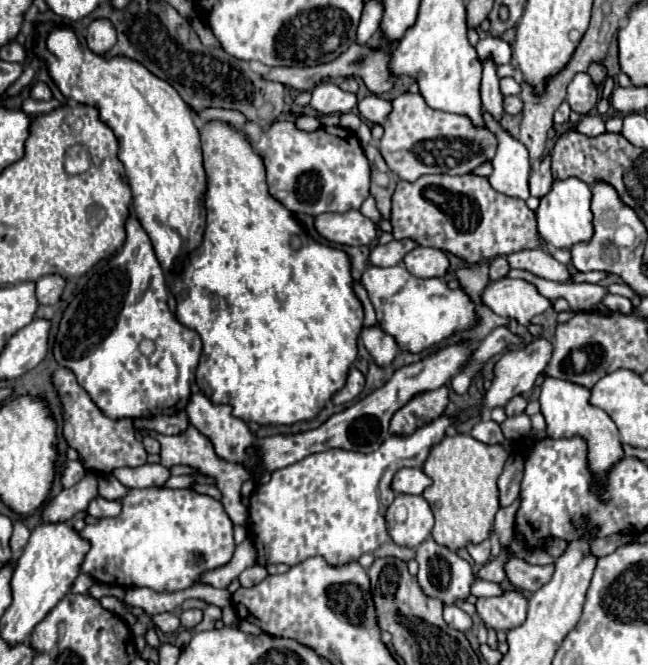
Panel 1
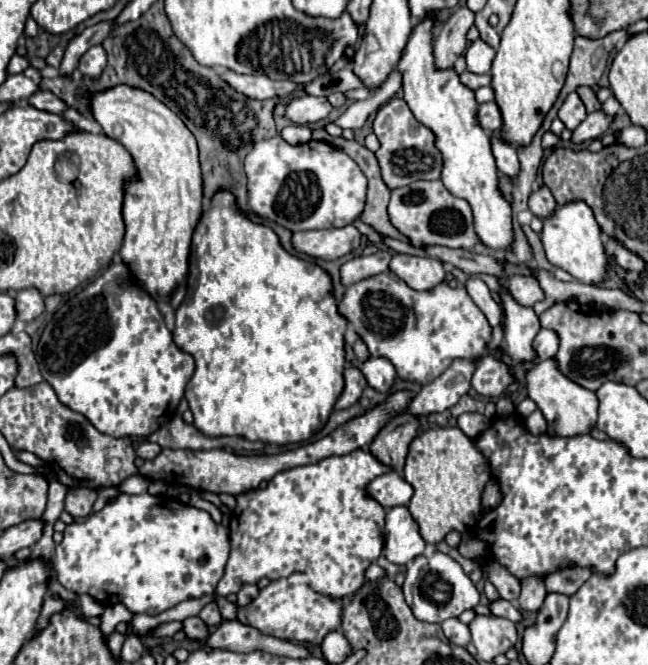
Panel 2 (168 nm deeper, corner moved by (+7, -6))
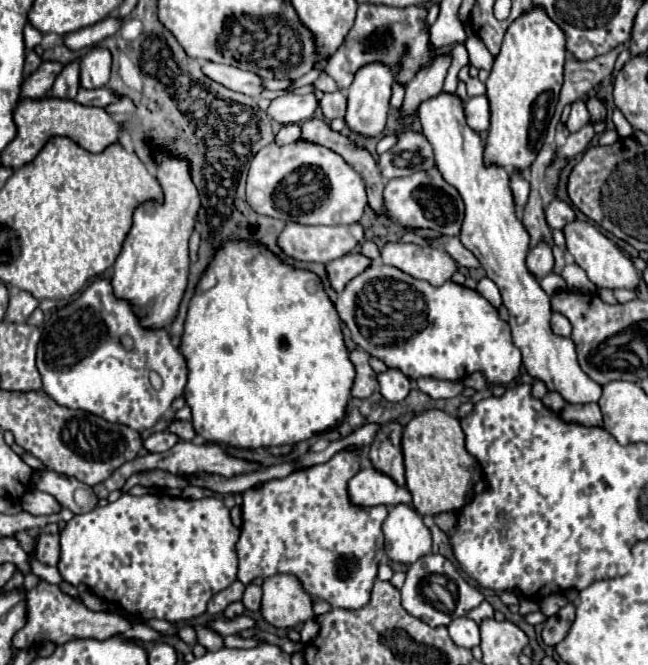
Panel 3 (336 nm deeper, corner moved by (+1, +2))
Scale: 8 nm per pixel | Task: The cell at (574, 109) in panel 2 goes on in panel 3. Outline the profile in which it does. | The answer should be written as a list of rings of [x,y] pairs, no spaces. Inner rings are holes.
[[[575,101],[573,105],[571,105],[571,113],[569,113],[569,119],[567,119],[567,129],[571,131],[571,133],[575,133],[575,131],[579,131],[581,127],[585,127],[589,123],[589,113],[587,113],[587,107],[585,107],[585,103],[583,101]]]

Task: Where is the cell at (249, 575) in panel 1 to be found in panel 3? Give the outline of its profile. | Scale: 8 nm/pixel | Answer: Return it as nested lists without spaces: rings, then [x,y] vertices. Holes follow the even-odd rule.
[[[247,585],[243,593],[243,605],[249,611],[259,611],[261,609],[261,587]]]

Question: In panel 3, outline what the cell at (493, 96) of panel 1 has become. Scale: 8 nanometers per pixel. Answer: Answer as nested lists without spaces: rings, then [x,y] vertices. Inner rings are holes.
[[[511,173],[511,181],[509,181],[515,205],[525,207],[527,199],[529,199],[529,181],[525,177],[521,177],[521,173]]]

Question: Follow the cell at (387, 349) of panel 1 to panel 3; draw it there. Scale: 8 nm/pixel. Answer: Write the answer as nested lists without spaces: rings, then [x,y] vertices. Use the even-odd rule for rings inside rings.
[[[387,369],[387,373],[381,373],[377,377],[377,381],[381,387],[381,395],[393,403],[403,401],[411,391],[411,381],[399,369]]]

